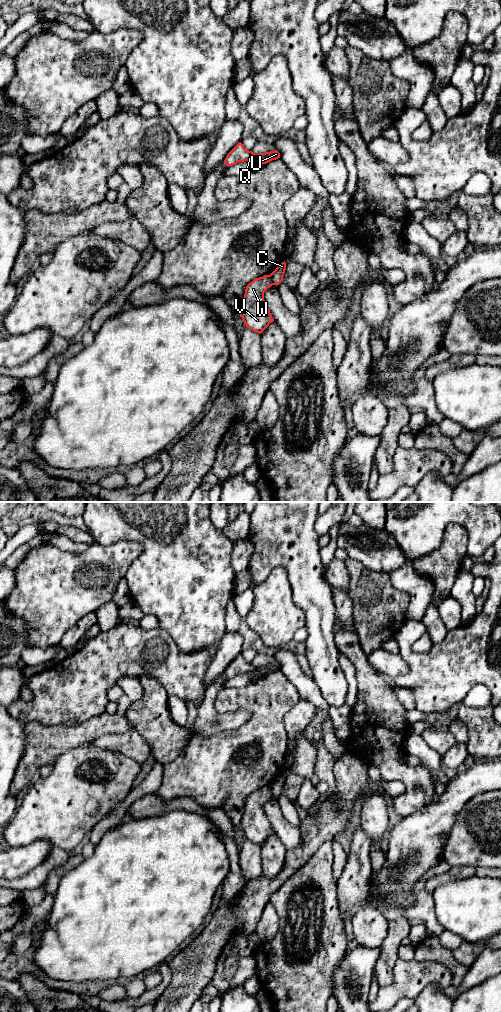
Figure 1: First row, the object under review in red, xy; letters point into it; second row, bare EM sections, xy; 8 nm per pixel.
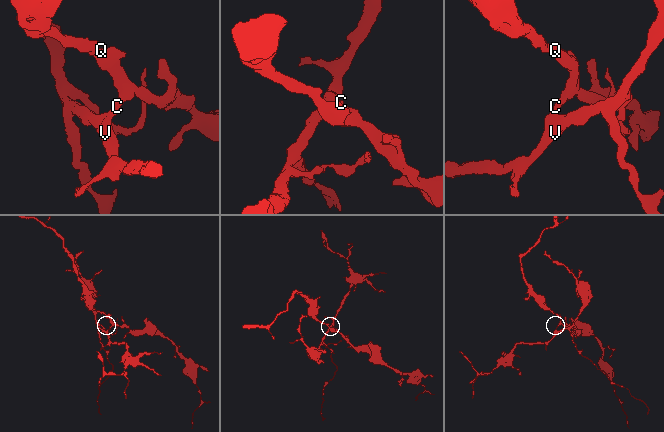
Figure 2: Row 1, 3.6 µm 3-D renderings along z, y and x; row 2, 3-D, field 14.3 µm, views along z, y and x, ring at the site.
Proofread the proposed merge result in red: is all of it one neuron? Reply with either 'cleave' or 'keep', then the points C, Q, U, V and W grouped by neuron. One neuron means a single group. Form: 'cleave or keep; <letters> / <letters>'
cleave; C Q U / V W

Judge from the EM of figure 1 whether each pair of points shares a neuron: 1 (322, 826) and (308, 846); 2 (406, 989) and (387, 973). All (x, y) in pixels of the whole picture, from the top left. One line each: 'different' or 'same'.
1: same
2: different

